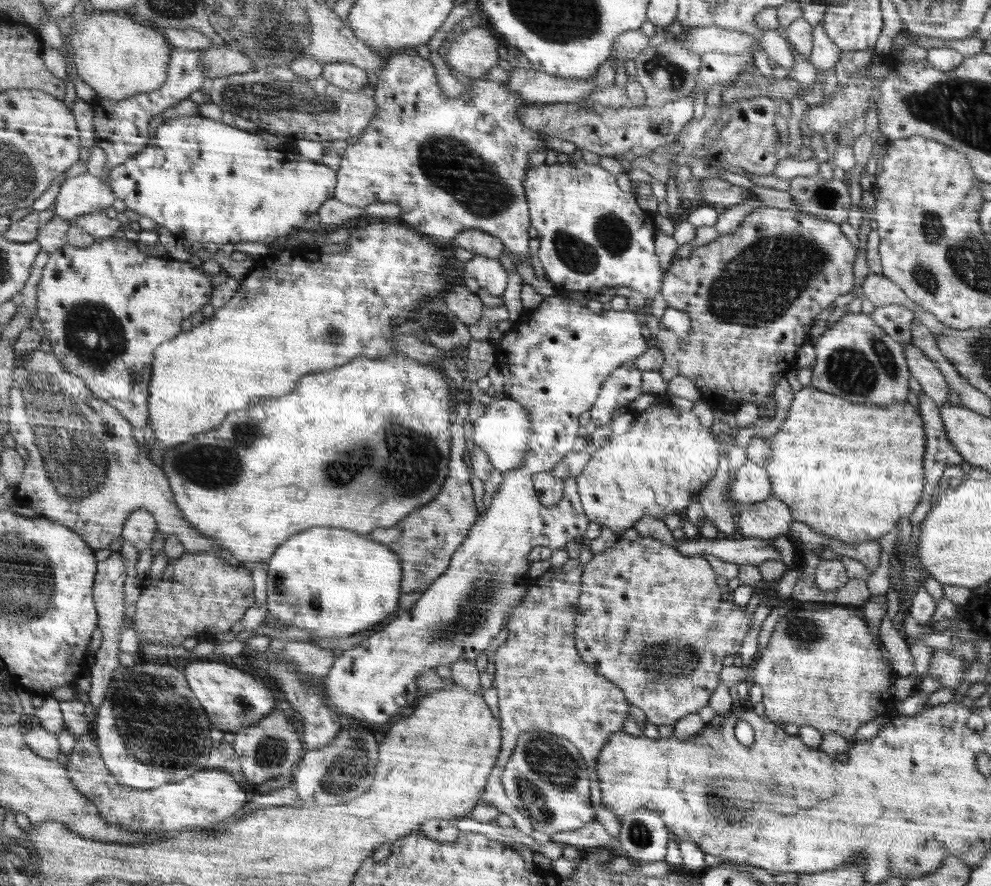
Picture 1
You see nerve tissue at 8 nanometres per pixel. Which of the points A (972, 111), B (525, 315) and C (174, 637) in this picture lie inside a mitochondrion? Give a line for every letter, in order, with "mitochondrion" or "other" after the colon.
A: mitochondrion
B: other
C: other

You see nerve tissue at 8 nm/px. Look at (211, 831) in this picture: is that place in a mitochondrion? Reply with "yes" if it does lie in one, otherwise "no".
no

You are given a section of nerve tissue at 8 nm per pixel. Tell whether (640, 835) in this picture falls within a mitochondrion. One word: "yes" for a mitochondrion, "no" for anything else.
yes

